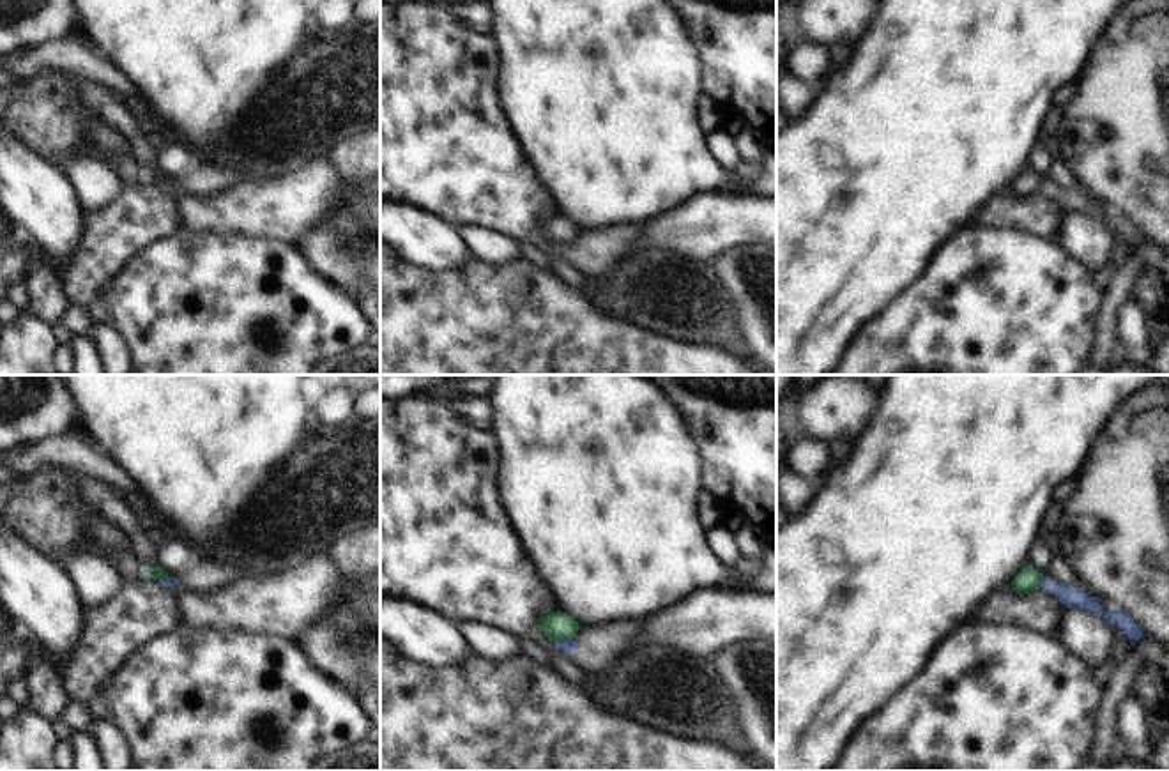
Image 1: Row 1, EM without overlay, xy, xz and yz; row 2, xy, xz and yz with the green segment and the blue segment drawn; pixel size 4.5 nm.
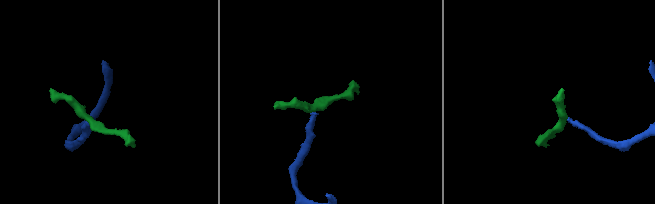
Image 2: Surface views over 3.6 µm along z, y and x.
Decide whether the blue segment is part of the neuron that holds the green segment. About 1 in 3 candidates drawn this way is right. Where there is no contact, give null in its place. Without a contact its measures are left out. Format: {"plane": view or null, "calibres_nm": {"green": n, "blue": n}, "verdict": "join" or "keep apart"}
{"plane": "xz", "calibres_nm": {"green": 130, "blue": 60}, "verdict": "keep apart"}

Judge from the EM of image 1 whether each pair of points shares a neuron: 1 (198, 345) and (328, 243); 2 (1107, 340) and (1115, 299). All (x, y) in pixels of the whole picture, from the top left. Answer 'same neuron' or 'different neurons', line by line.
1: different neurons
2: same neuron

